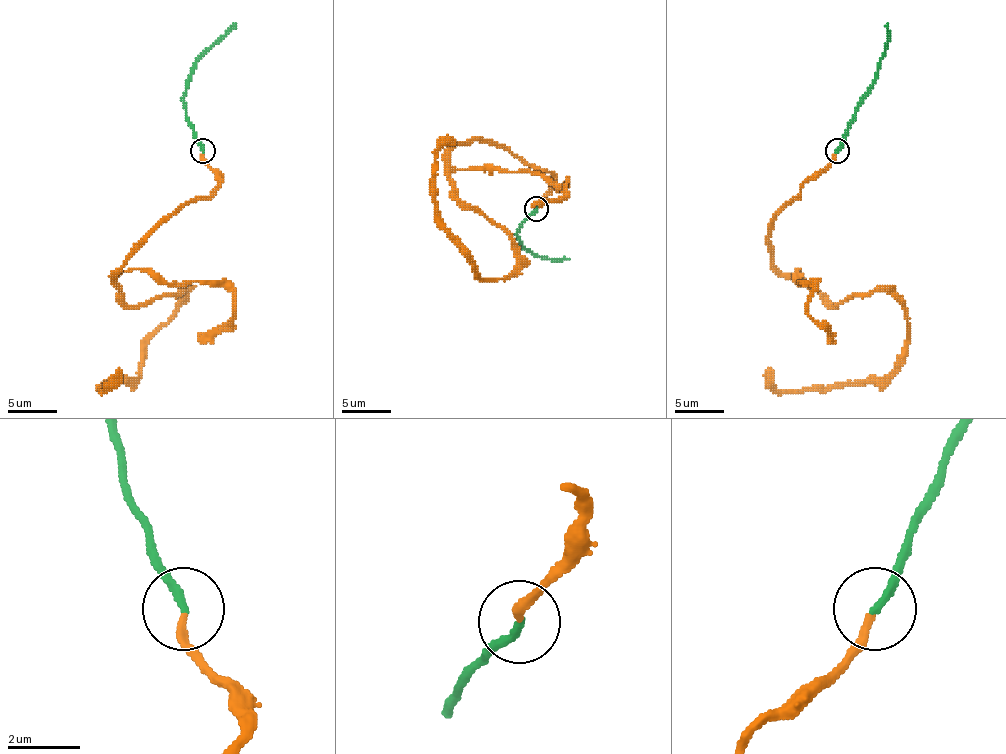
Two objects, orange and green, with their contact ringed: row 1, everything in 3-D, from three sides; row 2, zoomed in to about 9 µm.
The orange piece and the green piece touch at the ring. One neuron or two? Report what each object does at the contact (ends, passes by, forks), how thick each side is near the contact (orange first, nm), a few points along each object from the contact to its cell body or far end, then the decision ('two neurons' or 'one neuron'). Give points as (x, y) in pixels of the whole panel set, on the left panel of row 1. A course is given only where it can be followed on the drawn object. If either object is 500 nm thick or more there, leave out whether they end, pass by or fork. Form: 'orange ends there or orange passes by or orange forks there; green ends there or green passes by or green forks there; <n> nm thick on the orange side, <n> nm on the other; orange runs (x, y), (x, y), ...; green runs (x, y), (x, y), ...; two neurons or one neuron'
orange ends there; green ends there; 220 nm thick on the orange side, 200 nm on the other; orange runs (203, 152), (218, 187), (116, 274), (129, 306), (183, 291), (136, 378), (101, 390), (119, 368); green runs (203, 150), (186, 115), (183, 93), (201, 58), (235, 23); one neuron

